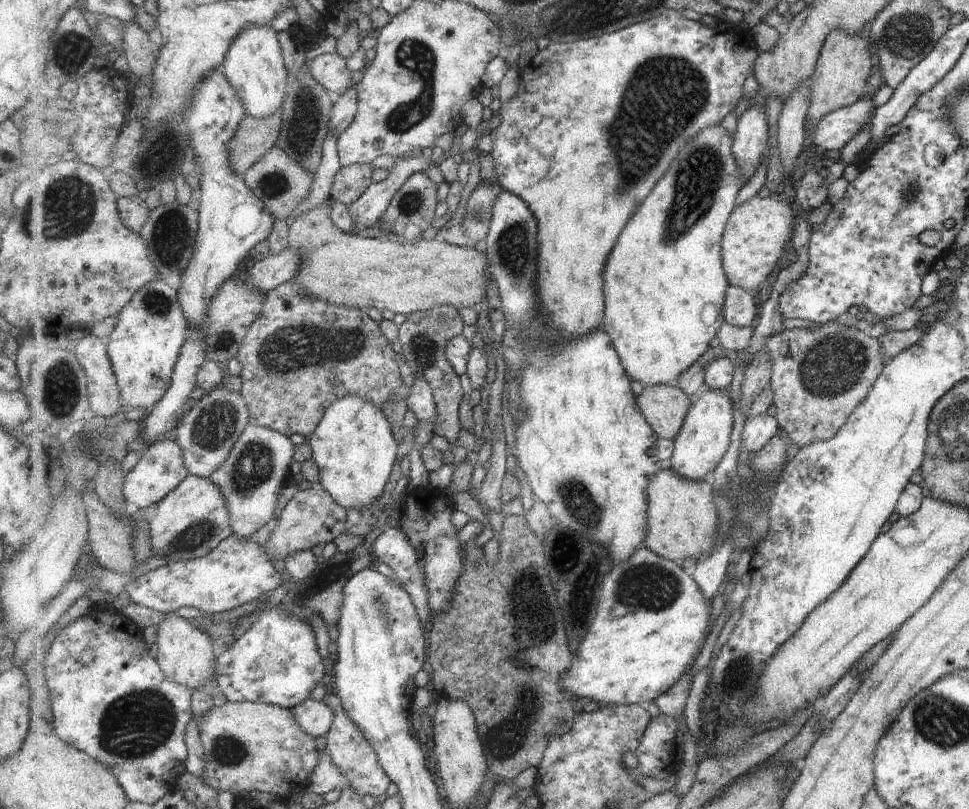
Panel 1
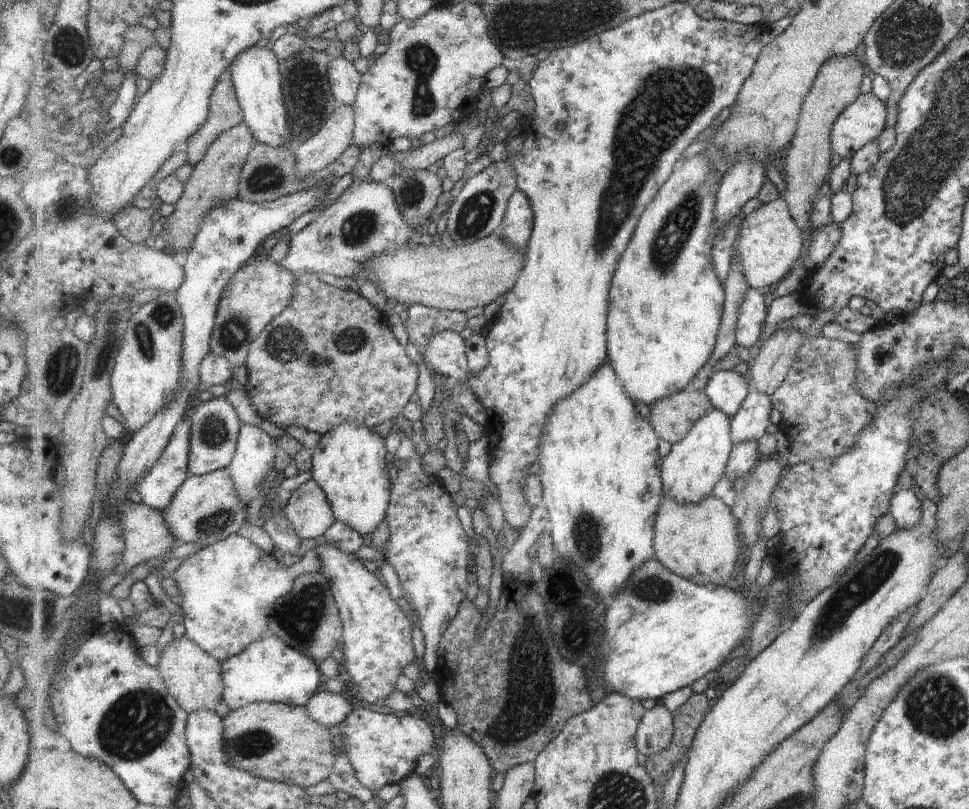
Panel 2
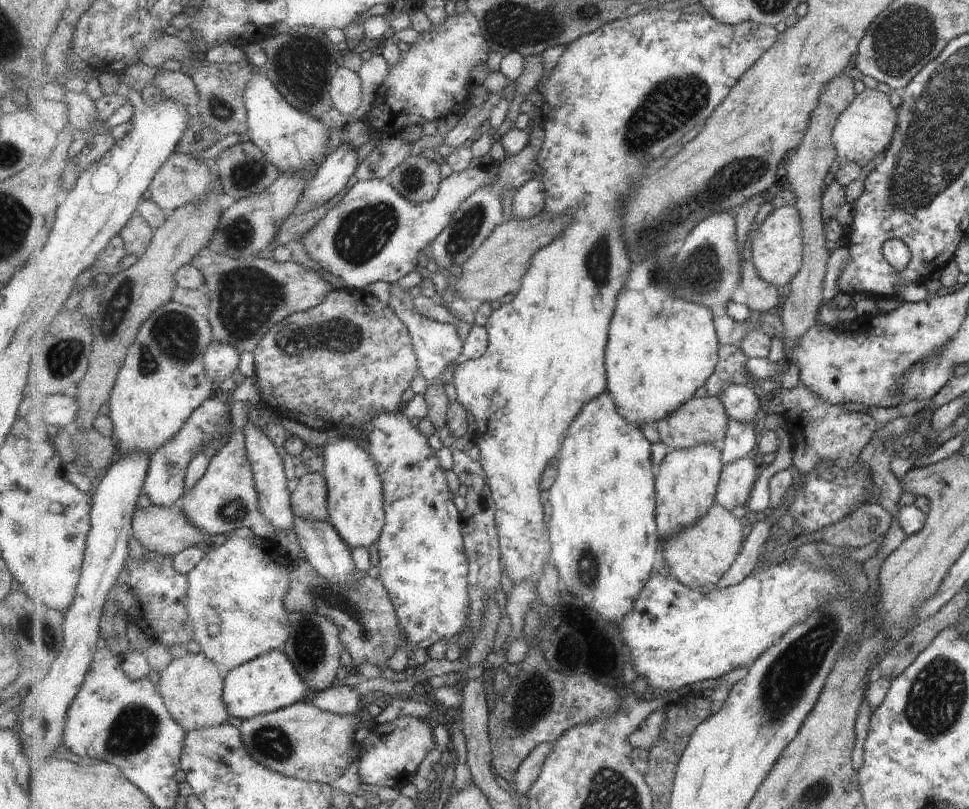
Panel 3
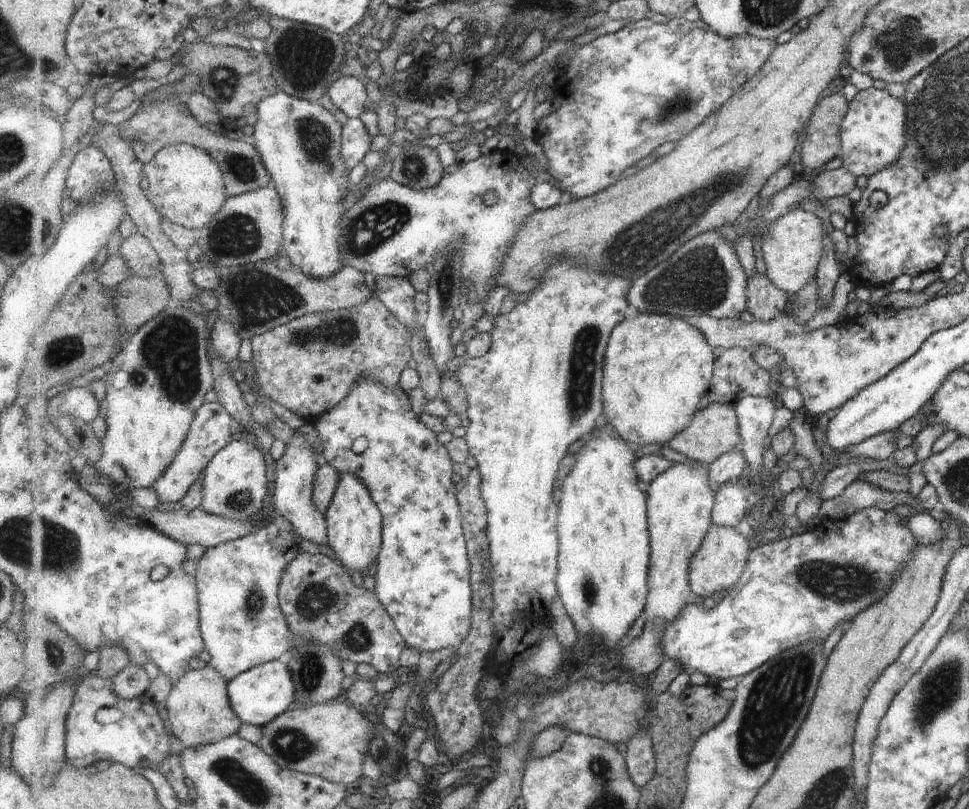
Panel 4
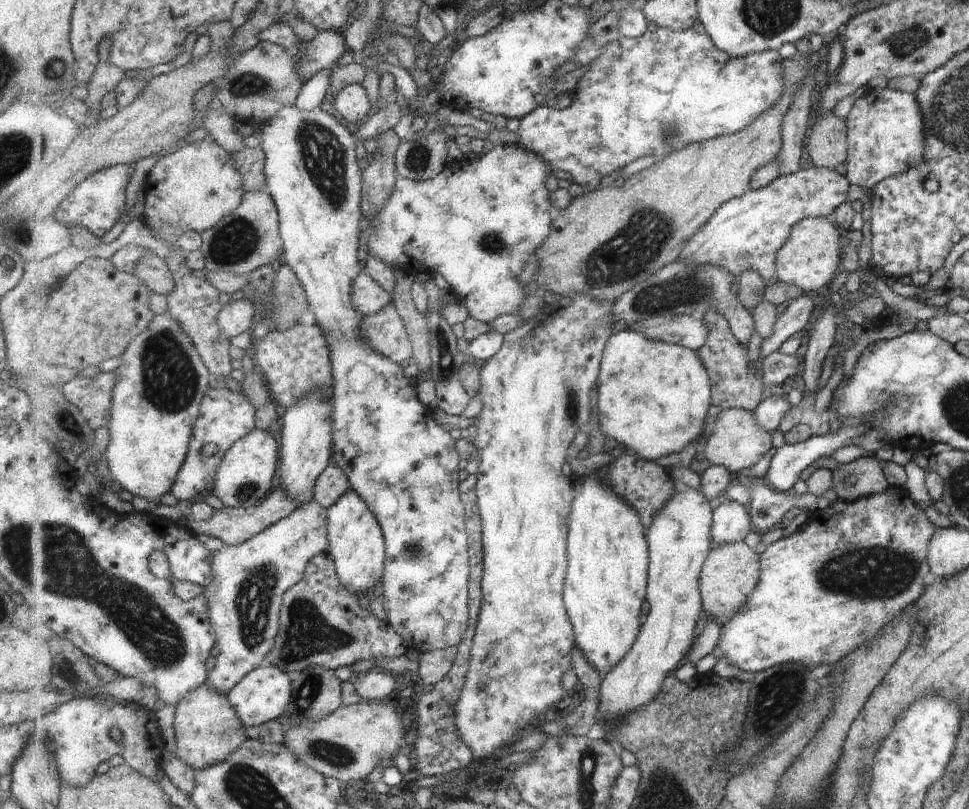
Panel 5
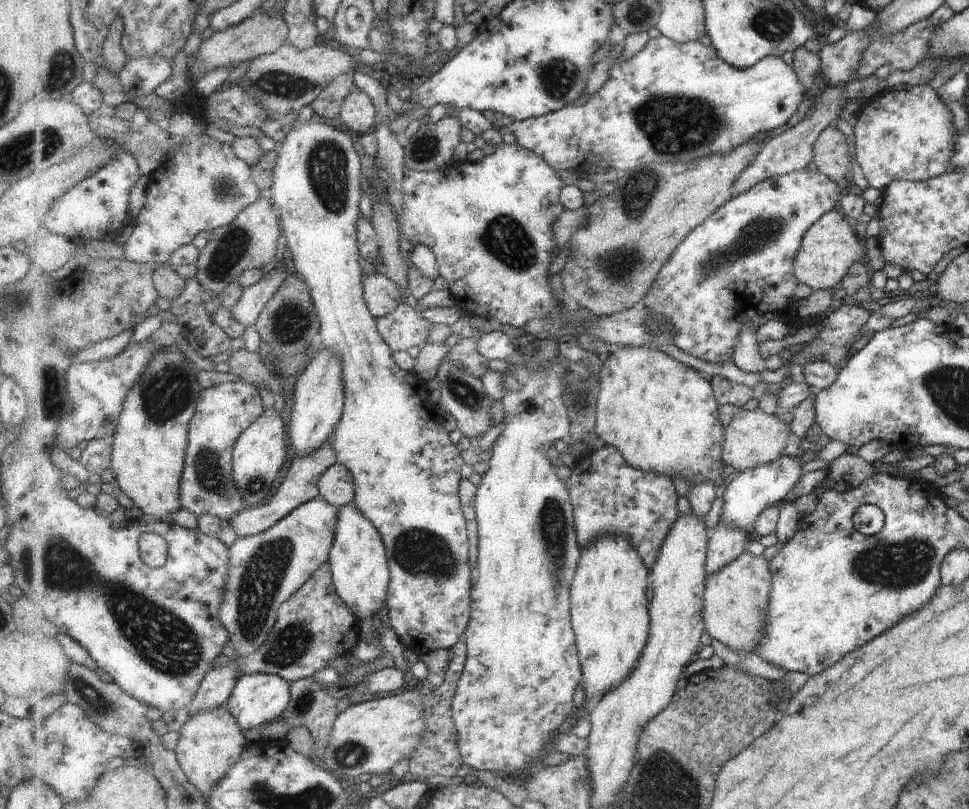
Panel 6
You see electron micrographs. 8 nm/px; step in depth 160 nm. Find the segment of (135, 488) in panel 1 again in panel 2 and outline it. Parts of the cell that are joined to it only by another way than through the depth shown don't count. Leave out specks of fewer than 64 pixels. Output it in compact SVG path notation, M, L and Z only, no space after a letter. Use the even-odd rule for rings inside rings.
M185 416L184 420L179 422L178 428L174 430L174 436L171 437L169 444L163 451L162 457L139 483L137 491L140 498L143 503L148 504L151 508L167 511L181 485L190 477L191 431L192 420L189 416Z

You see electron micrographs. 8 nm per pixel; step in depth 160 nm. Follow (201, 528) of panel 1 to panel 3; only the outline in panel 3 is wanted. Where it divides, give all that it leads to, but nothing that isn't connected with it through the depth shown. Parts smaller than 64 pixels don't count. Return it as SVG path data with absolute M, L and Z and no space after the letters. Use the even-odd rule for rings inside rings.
M231 401L229 415L232 431L229 441L211 461L205 476L193 490L186 491L180 505L187 518L206 533L213 535L231 535L240 528L250 528L253 534L261 538L276 539L278 530L263 514L260 506L260 494L254 479L254 470L248 457L246 436L243 427L249 421L249 402Z

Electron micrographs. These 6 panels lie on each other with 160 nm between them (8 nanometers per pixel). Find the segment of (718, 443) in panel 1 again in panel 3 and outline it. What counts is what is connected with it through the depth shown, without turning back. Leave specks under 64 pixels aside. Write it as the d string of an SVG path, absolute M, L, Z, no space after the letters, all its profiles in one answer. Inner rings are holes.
M705 443L690 449L671 450L657 468L655 490L658 498L657 522L660 557L655 570L662 575L673 576L671 565L663 552L666 541L677 538L685 529L695 526L706 517L716 503L723 469L721 446L713 443Z

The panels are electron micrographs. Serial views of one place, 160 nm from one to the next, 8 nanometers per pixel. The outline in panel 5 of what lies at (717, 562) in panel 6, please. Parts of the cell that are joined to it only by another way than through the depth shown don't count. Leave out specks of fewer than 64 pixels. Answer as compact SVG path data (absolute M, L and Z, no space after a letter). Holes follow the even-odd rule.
M720 500L714 509L712 539L715 545L742 543L755 530L748 505Z

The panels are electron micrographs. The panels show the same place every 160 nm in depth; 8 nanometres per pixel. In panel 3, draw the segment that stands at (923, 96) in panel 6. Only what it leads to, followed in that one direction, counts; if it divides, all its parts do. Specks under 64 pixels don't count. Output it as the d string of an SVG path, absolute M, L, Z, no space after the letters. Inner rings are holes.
M864 89L843 110L833 128L833 145L838 149L838 163L853 163L860 167L879 156L889 145L894 133L896 112L888 96L877 89Z

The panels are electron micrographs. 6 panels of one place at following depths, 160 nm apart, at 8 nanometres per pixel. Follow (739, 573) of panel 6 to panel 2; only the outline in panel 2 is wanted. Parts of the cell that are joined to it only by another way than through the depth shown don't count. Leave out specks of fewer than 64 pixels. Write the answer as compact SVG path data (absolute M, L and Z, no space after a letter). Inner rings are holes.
M663 494L655 525L655 558L683 578L725 586L735 575L743 542L739 523L723 499L714 494L700 503L683 505Z

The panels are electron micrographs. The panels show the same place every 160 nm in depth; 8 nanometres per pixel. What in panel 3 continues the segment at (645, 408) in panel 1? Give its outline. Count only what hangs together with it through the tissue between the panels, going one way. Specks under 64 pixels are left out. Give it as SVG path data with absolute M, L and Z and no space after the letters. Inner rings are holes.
M693 397L679 411L655 425L661 442L674 449L690 449L705 443L721 446L730 425L730 415L719 397Z

